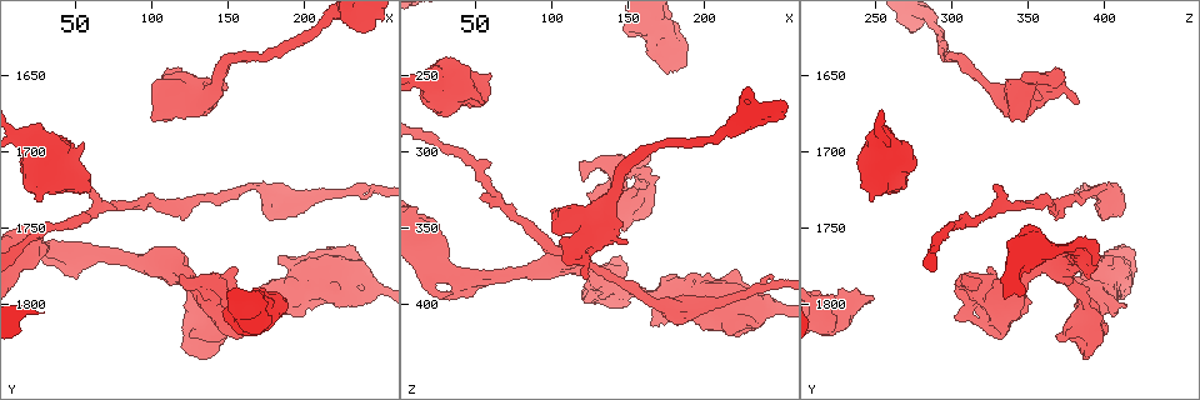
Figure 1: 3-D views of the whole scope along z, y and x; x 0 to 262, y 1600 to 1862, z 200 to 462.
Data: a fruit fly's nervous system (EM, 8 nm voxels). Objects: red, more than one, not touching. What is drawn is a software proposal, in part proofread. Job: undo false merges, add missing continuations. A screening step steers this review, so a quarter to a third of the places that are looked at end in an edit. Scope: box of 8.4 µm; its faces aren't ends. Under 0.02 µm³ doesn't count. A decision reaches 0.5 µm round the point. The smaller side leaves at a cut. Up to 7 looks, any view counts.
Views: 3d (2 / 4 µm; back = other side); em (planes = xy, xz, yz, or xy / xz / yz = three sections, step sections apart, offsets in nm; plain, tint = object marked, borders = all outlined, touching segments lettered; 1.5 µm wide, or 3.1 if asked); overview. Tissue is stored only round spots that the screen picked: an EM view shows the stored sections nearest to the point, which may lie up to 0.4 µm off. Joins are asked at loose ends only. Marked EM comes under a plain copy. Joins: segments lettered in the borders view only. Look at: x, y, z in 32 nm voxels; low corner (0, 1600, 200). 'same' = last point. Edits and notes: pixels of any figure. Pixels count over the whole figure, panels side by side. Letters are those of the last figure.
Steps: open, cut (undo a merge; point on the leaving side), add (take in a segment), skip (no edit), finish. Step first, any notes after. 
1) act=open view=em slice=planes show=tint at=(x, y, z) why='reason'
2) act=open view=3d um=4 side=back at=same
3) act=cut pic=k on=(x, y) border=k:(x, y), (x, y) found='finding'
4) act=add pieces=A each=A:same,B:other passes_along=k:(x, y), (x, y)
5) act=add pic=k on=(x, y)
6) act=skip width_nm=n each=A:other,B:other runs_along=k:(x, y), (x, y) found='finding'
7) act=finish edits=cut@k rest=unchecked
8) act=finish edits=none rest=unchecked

act=open view=3d um=4 at=(120, 1652, 360) why='abrupt turn'

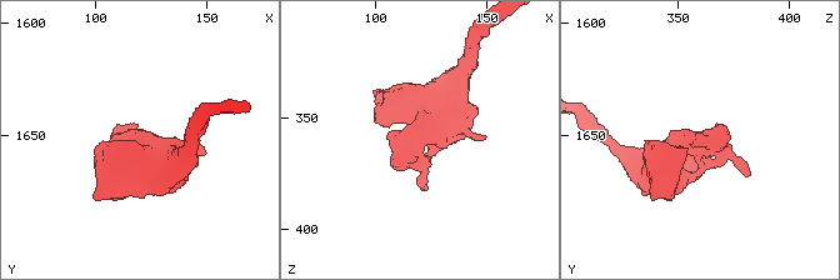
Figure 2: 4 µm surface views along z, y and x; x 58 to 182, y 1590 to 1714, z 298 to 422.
act=open view=em slice=yz step=4 show=tint at=(120, 1651, 360)

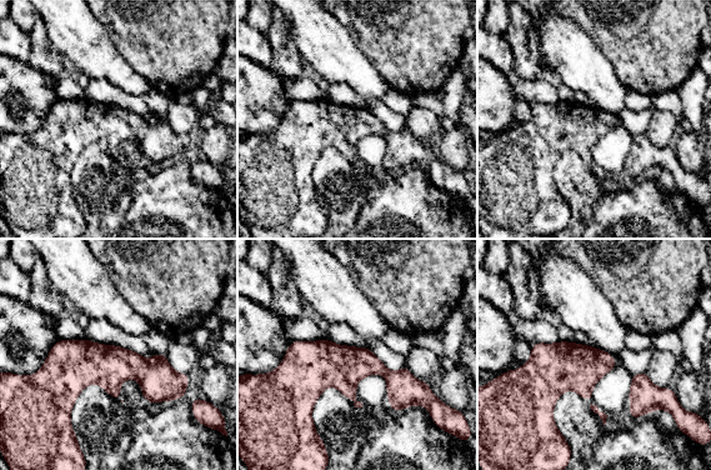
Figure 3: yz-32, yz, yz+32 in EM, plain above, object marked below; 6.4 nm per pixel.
act=open view=em slice=yz step=4 show=borders at=same why='what lies round it'

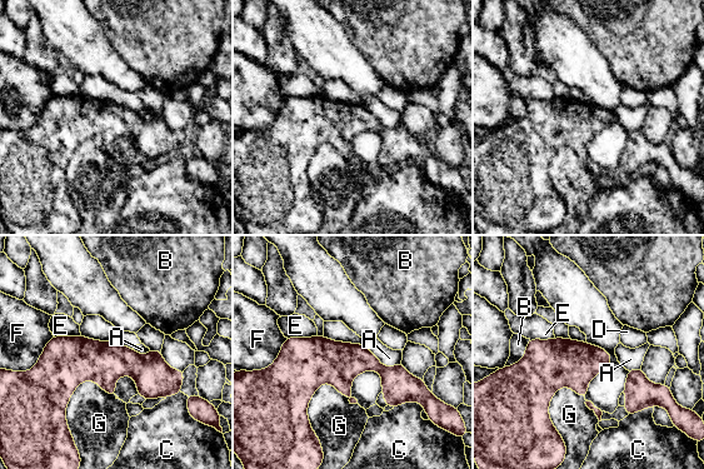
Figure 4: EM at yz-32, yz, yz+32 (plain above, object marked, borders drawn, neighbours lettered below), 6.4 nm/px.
act=skip width_nm=280 each=A:other,B:other,C:other,D:other,E:other,F:other,G:other runs_along=4:(279, 368), (373, 363), (420, 387) found='continuous, no second neuron'

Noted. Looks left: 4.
act=open view=em slice=xz step=8 show=borders at=(60, 1724, 250) why='thick end'

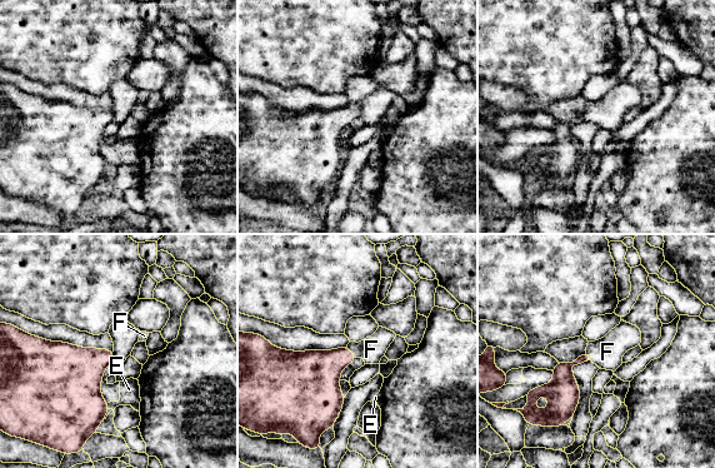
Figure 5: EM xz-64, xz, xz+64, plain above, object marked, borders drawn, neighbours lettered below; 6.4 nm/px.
act=add pieces=F each=E:other,F:same passes_along=5:(318, 372), (351, 353), (371, 349) found='the neuron continues'

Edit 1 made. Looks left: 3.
act=open view=em slice=xz step=4 show=borders at=(184, 1770, 404) why='branch stops here'

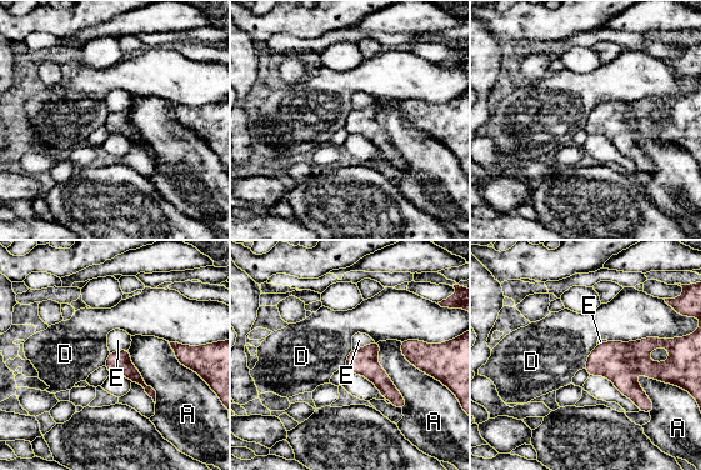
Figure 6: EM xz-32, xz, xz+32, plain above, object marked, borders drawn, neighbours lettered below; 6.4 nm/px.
act=open view=em slice=planes show=borders at=same why='cut it another way'

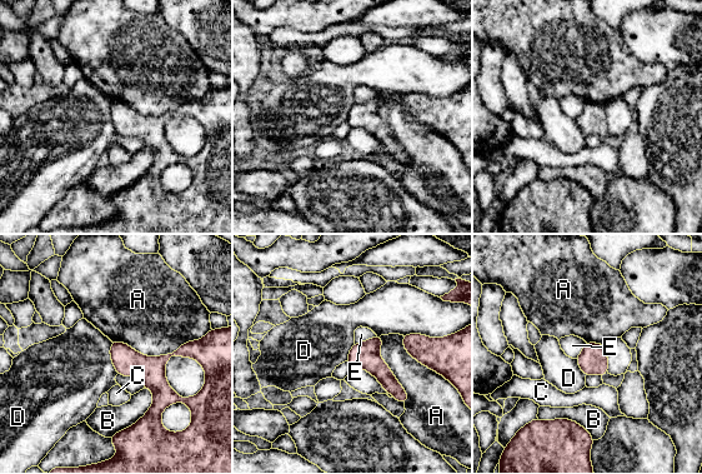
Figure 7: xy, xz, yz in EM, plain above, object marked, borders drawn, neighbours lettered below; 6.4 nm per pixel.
act=skip each=A:other,B:other,C:other,D:other,E:other border=7:(402, 334), (425, 334), (435, 339) found='none of them fits'

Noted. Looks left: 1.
act=finish edits=add@5 rest=unchecked

